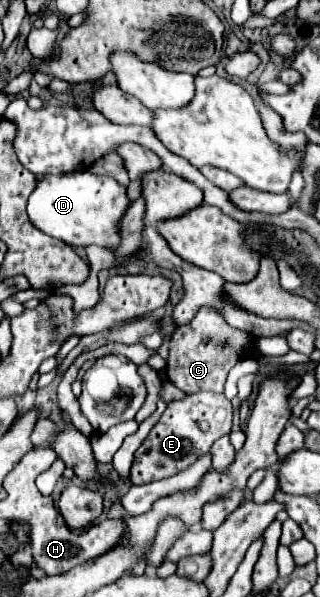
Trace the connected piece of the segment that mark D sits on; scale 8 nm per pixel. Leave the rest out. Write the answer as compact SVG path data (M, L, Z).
M73 171L65 175L45 175L39 179L35 191L29 197L31 223L55 239L65 241L71 247L99 245L115 249L121 243L119 221L129 207L127 187L119 185L113 177L95 175L89 171Z

